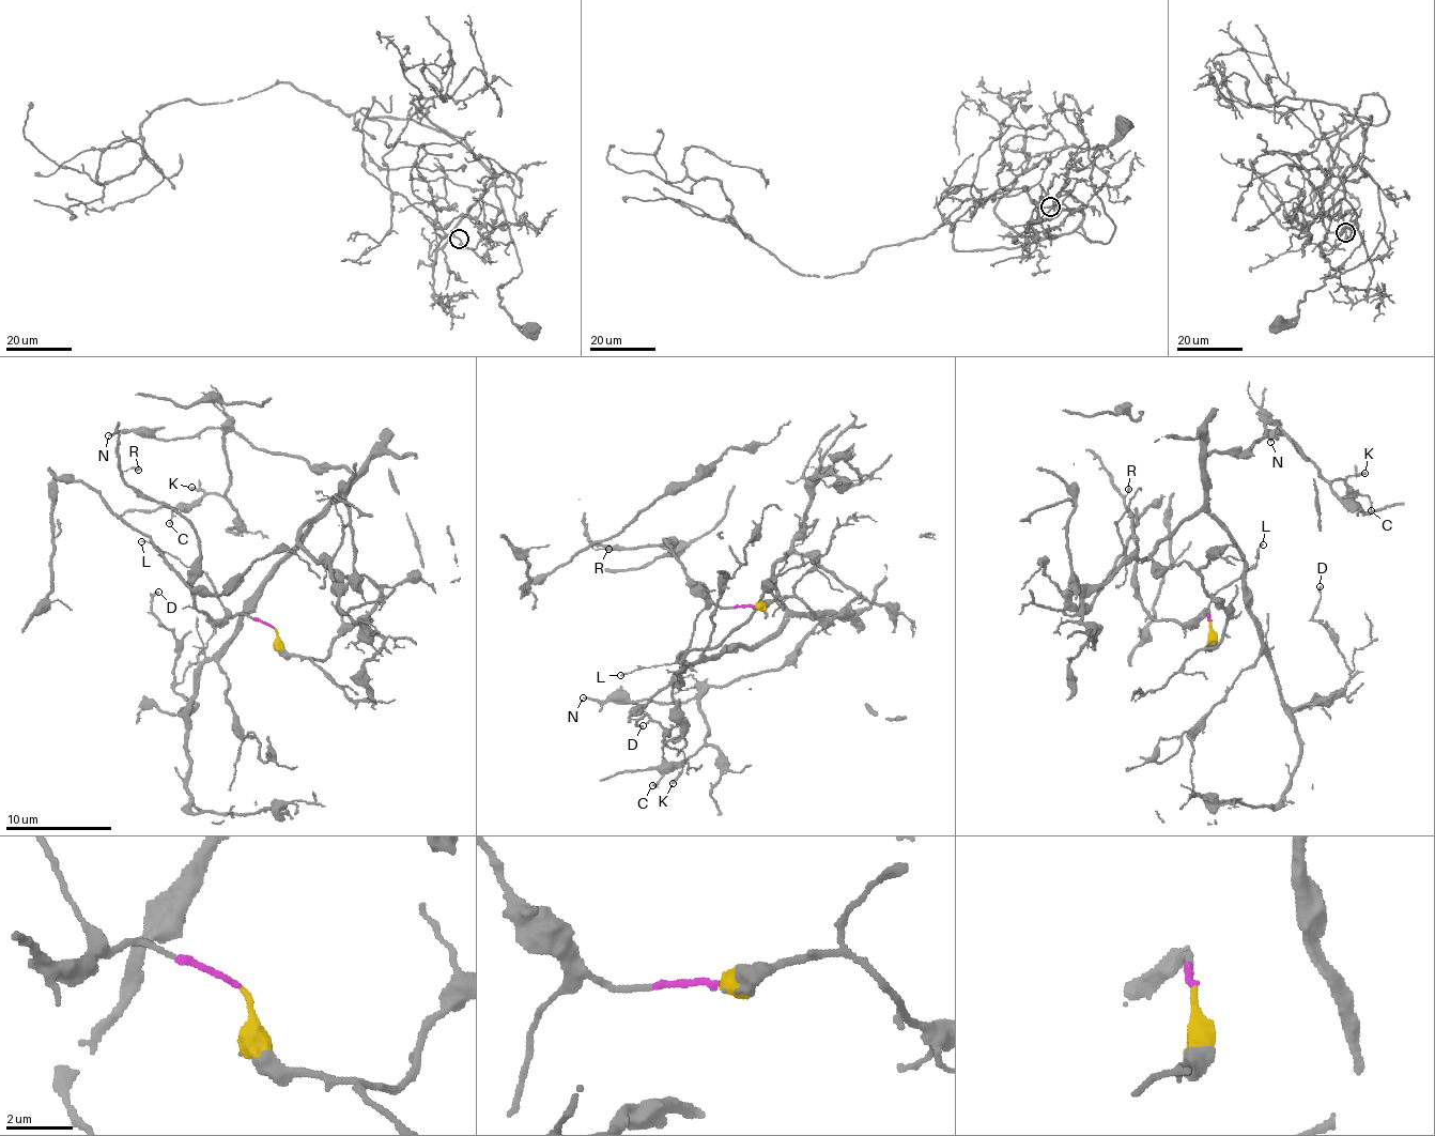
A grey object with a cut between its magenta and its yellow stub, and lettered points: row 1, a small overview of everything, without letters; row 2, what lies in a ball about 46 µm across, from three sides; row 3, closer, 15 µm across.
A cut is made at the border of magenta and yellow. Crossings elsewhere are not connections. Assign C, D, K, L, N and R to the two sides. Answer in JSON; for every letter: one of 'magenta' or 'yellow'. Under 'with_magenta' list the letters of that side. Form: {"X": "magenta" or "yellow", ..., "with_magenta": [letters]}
{"C": "yellow", "D": "yellow", "K": "yellow", "L": "magenta", "N": "yellow", "R": "magenta", "with_magenta": ["L", "R"]}

